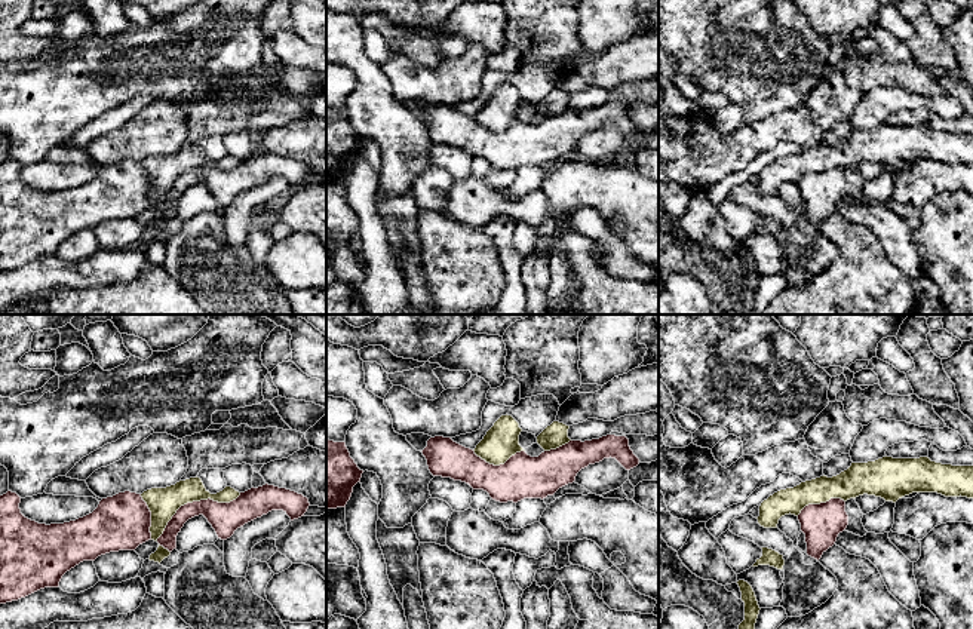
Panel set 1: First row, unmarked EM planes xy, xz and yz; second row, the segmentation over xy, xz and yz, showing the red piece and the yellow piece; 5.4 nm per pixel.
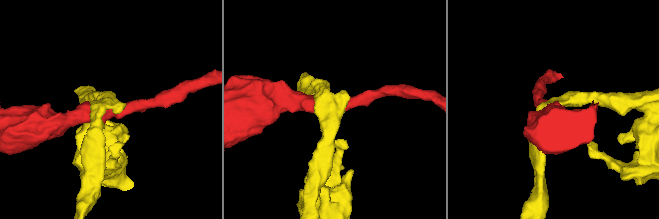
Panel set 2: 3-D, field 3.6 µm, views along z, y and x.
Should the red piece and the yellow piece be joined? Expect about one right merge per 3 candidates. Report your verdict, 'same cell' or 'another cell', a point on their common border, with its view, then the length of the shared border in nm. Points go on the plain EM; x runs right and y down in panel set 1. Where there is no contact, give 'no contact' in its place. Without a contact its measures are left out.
another cell | xy (193, 169) | 550 nm

